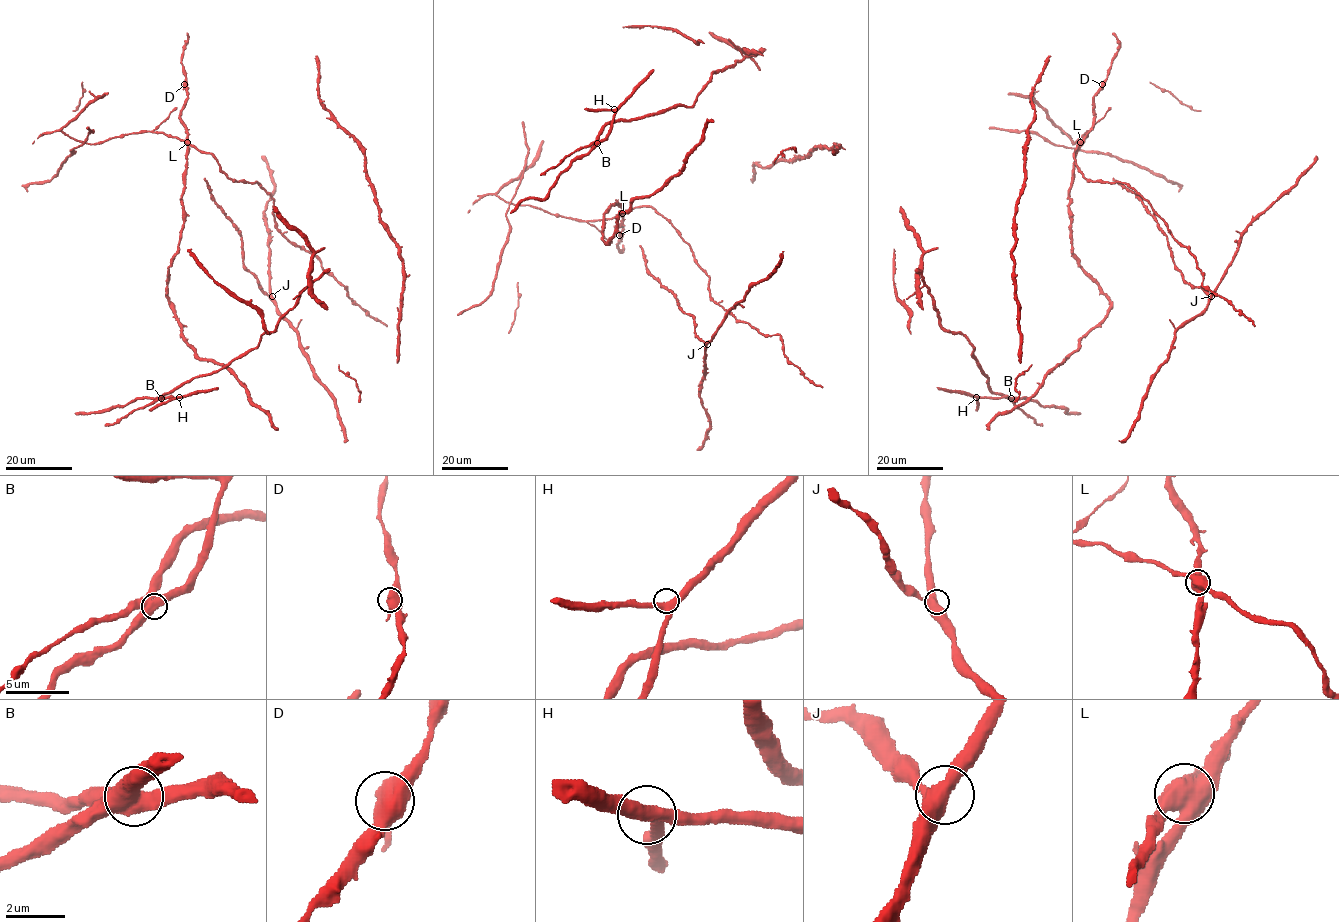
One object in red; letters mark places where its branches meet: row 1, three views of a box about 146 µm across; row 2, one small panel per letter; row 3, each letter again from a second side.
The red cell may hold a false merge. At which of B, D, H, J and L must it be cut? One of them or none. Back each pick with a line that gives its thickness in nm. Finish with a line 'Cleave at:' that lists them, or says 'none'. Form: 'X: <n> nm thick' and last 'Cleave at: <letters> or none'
Cleave at: none

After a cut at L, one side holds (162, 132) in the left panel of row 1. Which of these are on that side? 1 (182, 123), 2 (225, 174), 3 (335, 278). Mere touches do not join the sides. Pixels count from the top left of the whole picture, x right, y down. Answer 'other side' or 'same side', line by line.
1: other side
2: same side
3: same side

